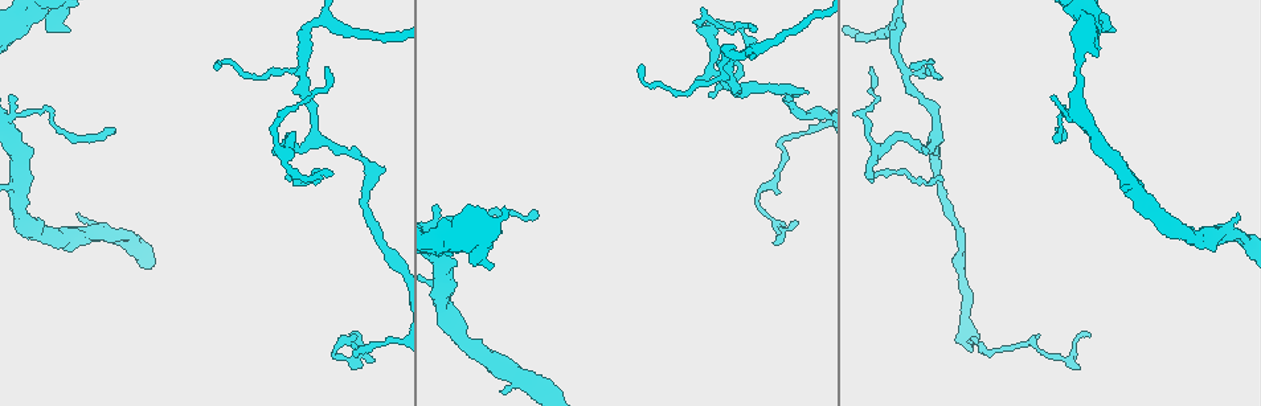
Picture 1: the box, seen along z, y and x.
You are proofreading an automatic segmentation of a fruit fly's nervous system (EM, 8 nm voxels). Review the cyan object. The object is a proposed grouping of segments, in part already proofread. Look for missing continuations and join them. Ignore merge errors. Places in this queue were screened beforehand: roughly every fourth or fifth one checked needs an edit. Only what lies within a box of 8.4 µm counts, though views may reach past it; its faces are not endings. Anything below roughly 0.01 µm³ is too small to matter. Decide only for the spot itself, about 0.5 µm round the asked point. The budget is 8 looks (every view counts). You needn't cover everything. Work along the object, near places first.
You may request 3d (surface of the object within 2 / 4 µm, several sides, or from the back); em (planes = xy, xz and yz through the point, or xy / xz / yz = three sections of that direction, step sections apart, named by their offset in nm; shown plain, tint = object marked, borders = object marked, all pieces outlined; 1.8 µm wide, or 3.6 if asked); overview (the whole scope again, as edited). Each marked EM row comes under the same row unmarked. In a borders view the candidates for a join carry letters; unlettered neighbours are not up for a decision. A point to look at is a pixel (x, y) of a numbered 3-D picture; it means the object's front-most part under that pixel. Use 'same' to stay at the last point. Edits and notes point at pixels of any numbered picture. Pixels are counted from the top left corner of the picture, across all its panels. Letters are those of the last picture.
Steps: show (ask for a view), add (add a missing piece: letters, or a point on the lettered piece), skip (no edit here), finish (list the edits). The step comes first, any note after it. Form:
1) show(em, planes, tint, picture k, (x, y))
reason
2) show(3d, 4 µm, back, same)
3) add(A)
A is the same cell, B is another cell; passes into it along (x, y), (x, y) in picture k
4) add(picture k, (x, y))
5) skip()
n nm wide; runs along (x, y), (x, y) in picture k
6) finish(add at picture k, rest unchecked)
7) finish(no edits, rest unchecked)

show(3d, 4 µm, picture 1, (905, 77))
arms part here

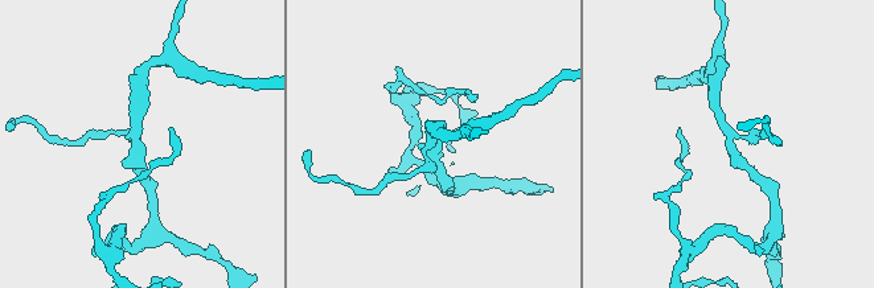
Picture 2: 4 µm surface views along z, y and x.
show(em, planes, borders, picture 2, (727, 140))
3 arms

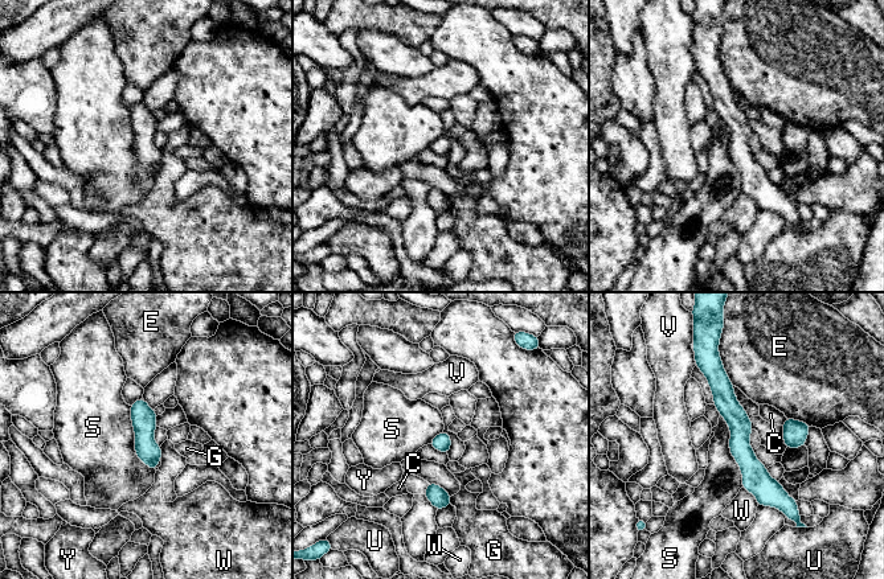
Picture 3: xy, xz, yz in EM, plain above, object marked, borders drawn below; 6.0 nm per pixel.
skip()
S touches over 460 nm; C, E, G, S, U, V, W and Y are other cells; none of them fits

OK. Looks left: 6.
show(em, xy, step 16, borders, picture 1, (642, 66))
branch stops here

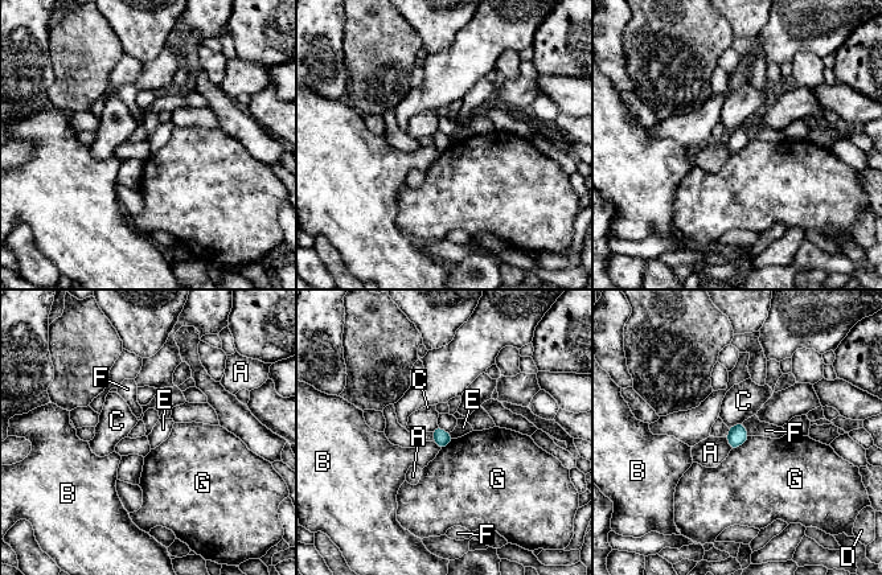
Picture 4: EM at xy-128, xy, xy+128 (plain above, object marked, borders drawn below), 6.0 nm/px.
skip()
G touches over 150 nm; A, B, C, D, E, F and G are other cells; none of them fits

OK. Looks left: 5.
show(em, xz, step 4, tint, picture 1, (364, 163))
sharp bend

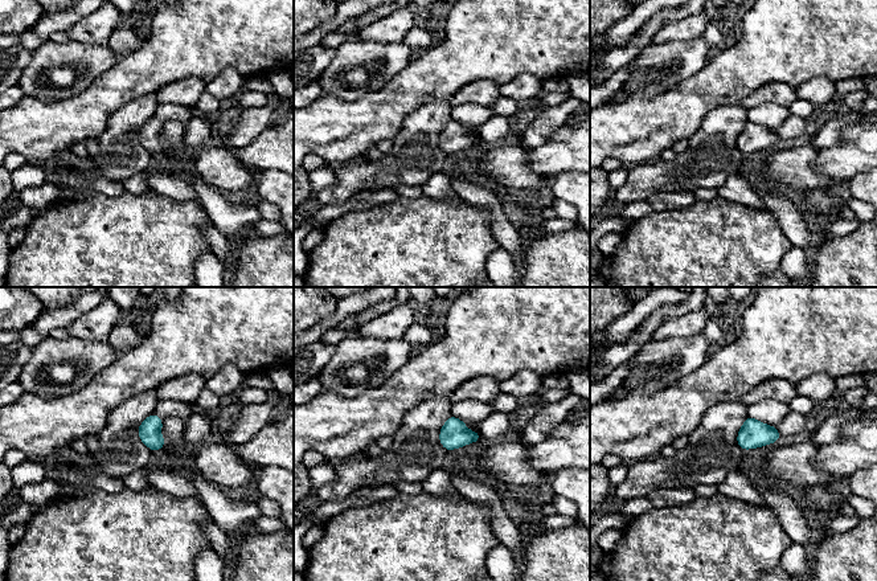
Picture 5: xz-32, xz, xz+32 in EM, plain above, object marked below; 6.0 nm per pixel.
show(em, yz, step 16, borders, same)

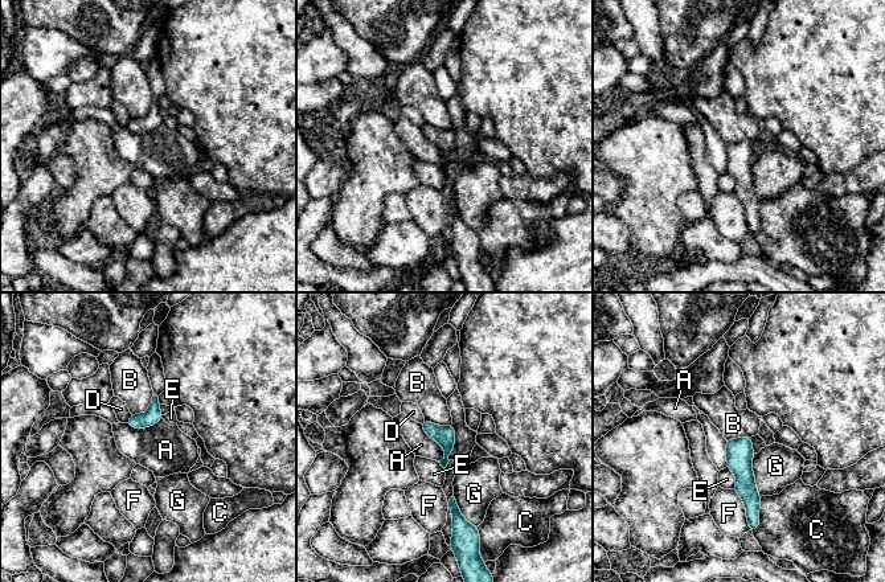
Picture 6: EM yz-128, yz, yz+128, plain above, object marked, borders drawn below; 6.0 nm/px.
skip()
A, B, C, D, E, F and G are other cells; border along (420, 423), (443, 450), (439, 462) in picture 6; no lettered piece goes on from it

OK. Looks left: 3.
finish(no edits, rest unchecked)

